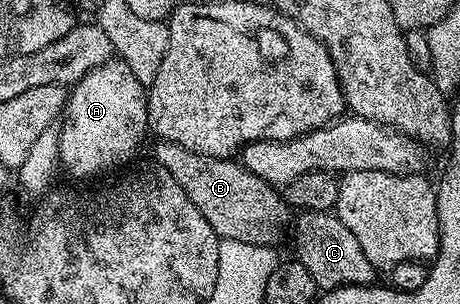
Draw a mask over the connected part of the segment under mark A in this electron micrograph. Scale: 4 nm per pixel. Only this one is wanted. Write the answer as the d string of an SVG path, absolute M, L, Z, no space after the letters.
M110 59L87 71L87 75L72 86L67 97L69 118L59 125L60 168L73 177L97 177L131 160L141 140L147 137L146 96L146 86L135 79L125 61Z

